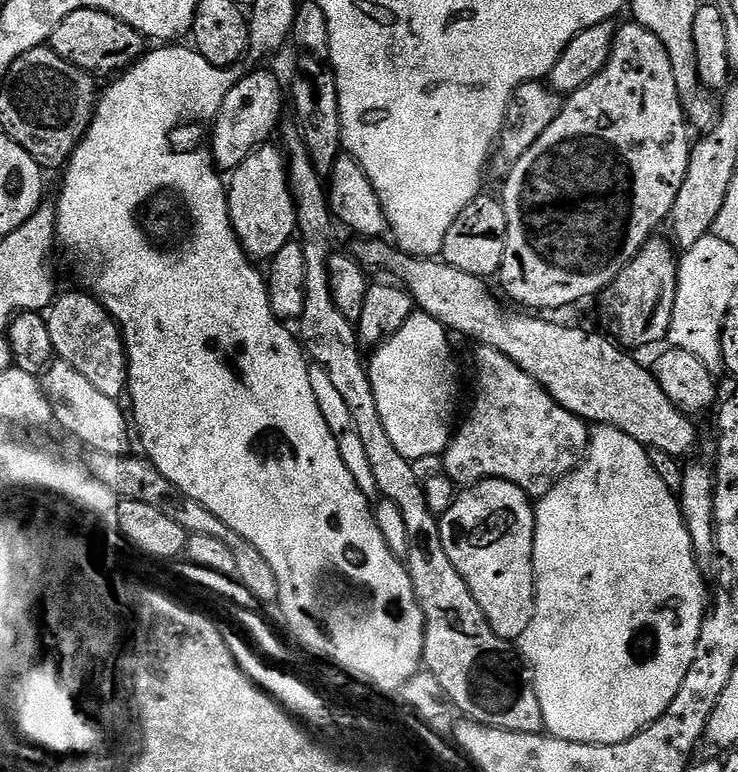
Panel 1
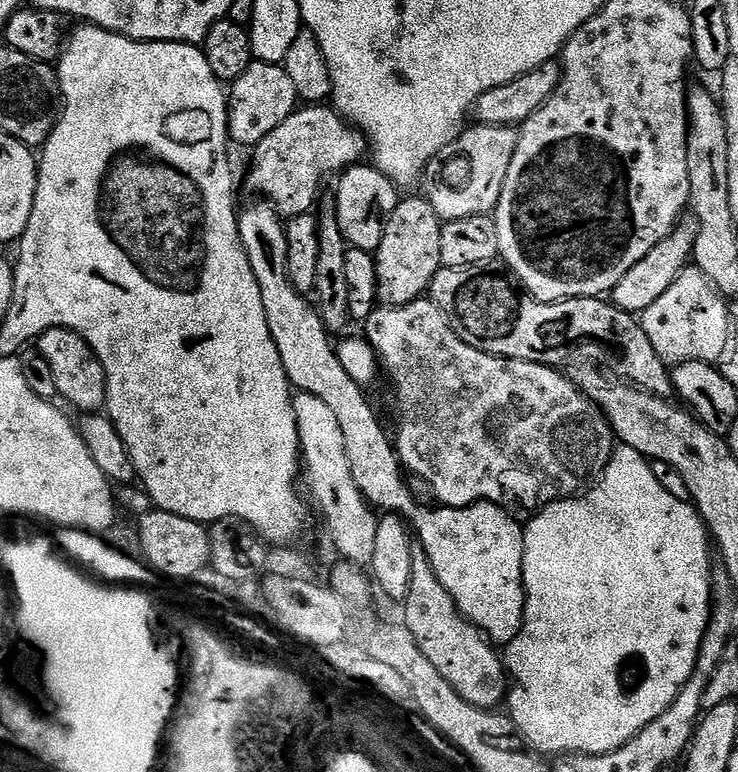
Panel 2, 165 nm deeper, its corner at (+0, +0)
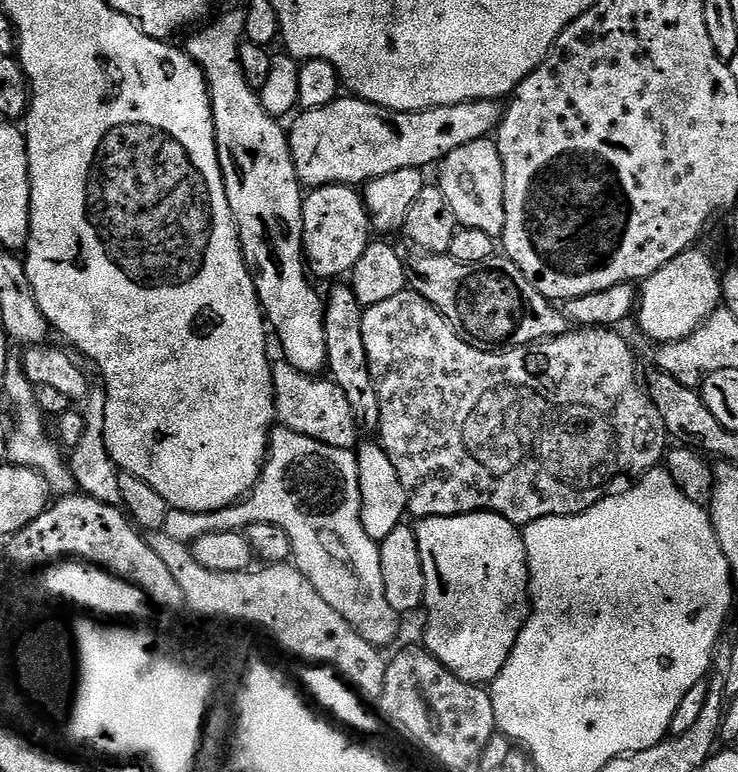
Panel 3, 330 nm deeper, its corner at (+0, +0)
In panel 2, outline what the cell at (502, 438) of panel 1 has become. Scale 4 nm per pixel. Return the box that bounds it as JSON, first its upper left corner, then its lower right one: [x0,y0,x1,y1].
[363,298,618,510]

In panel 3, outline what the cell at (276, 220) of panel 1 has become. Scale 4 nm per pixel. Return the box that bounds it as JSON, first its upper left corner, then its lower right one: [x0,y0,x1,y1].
[287,94,503,189]

